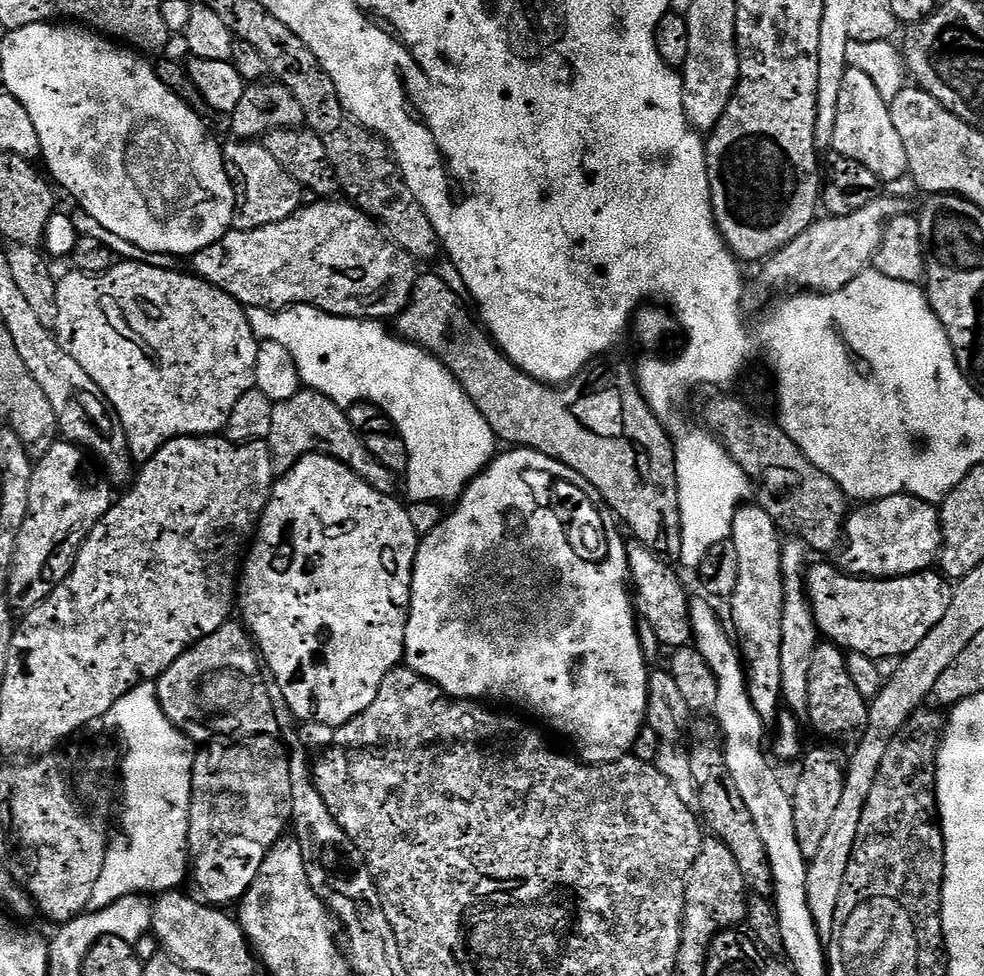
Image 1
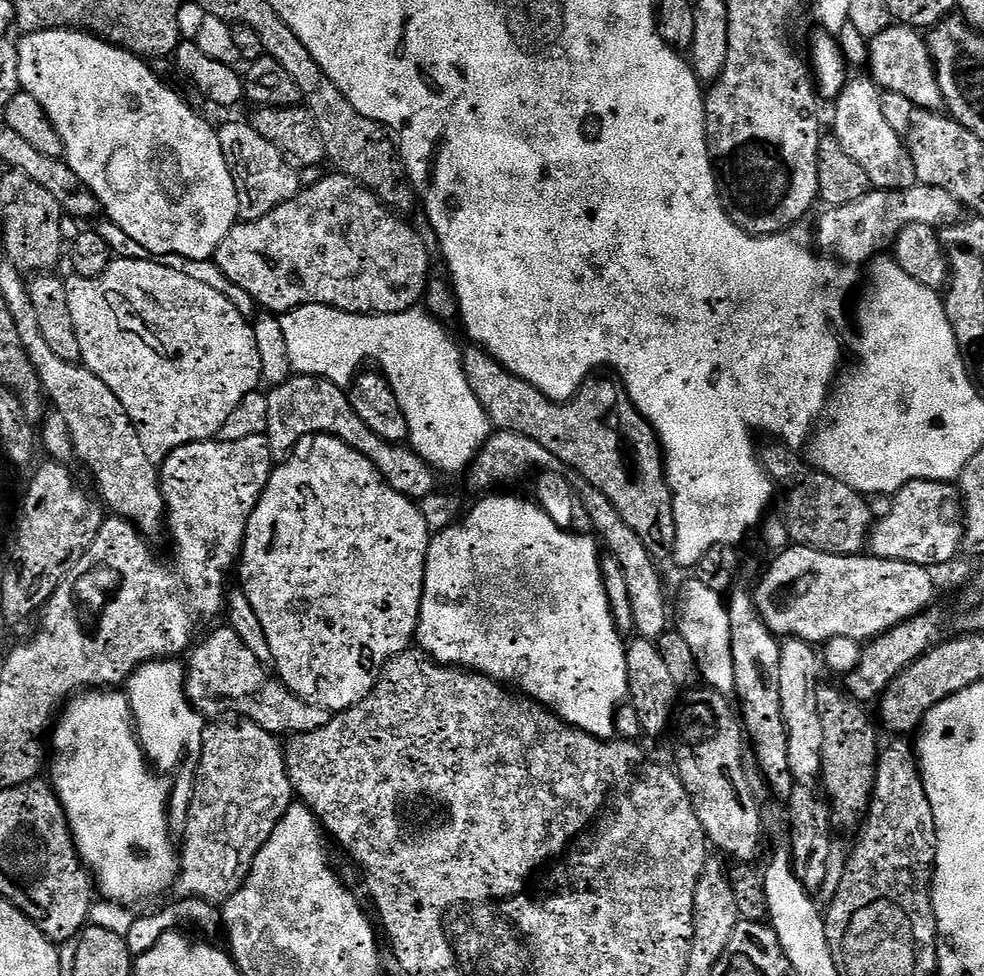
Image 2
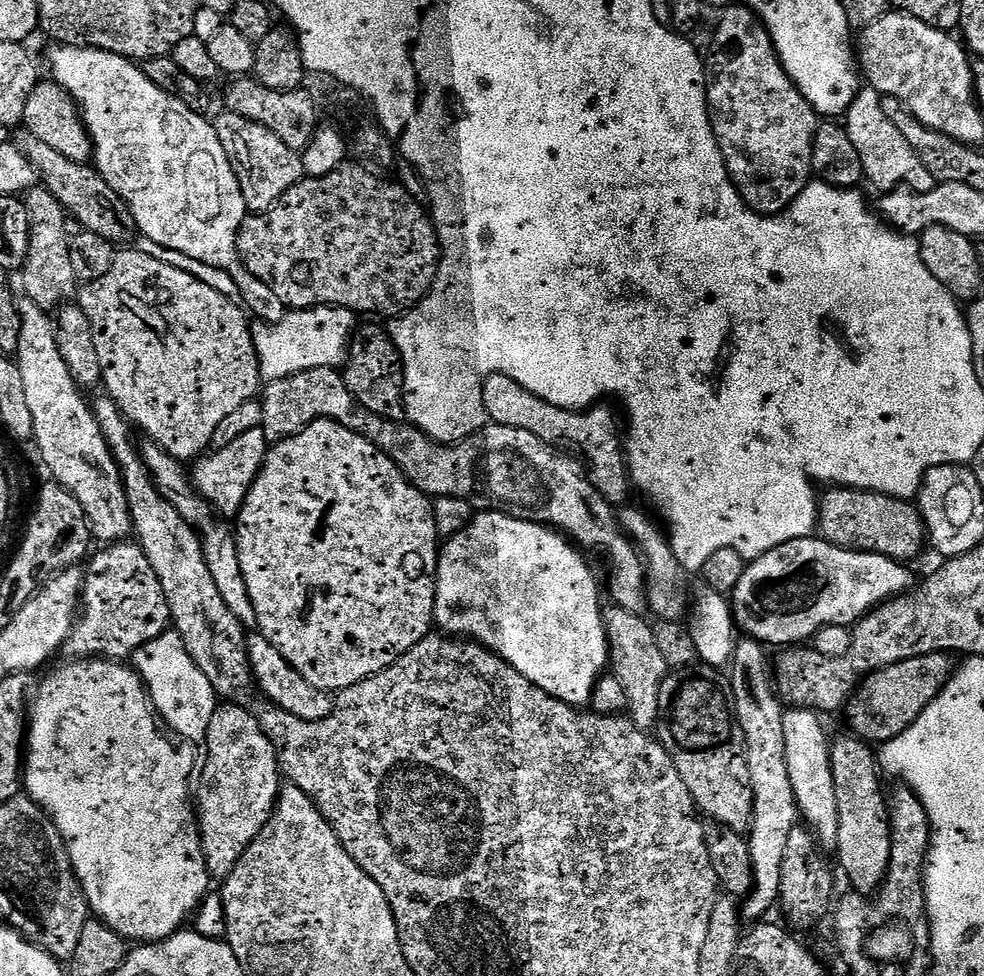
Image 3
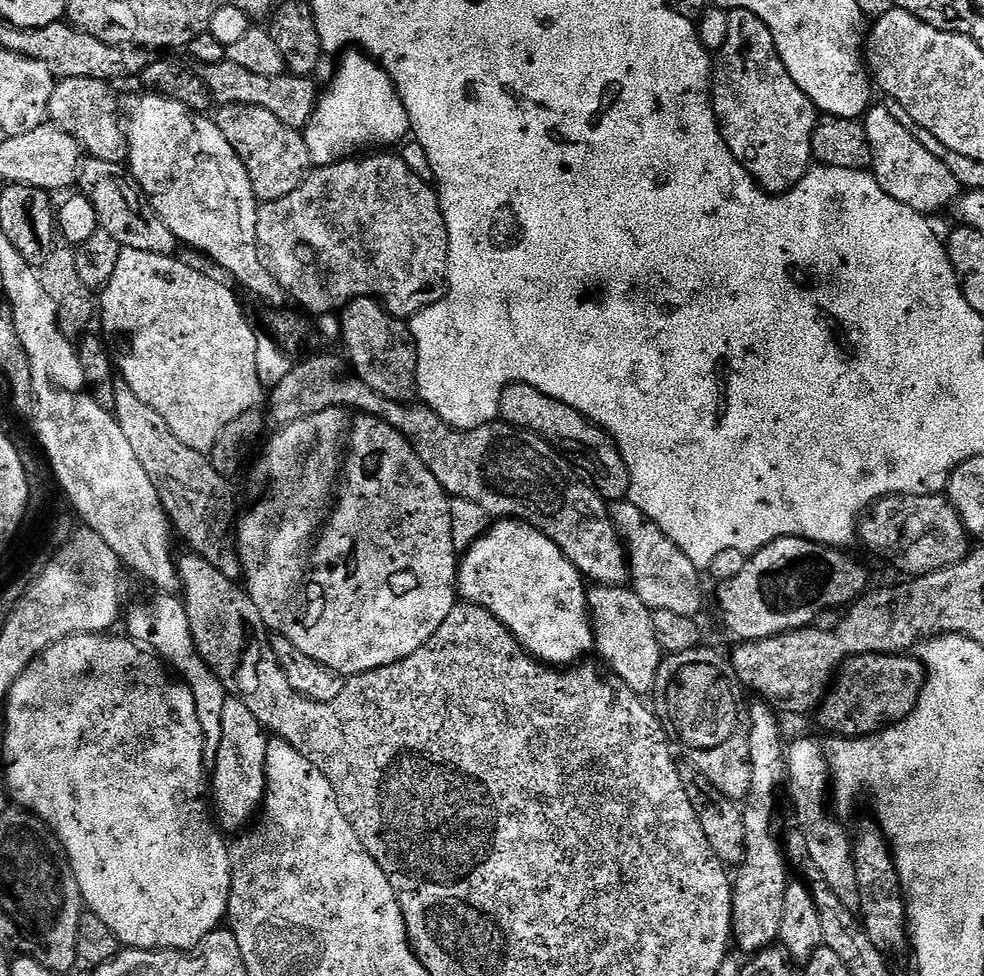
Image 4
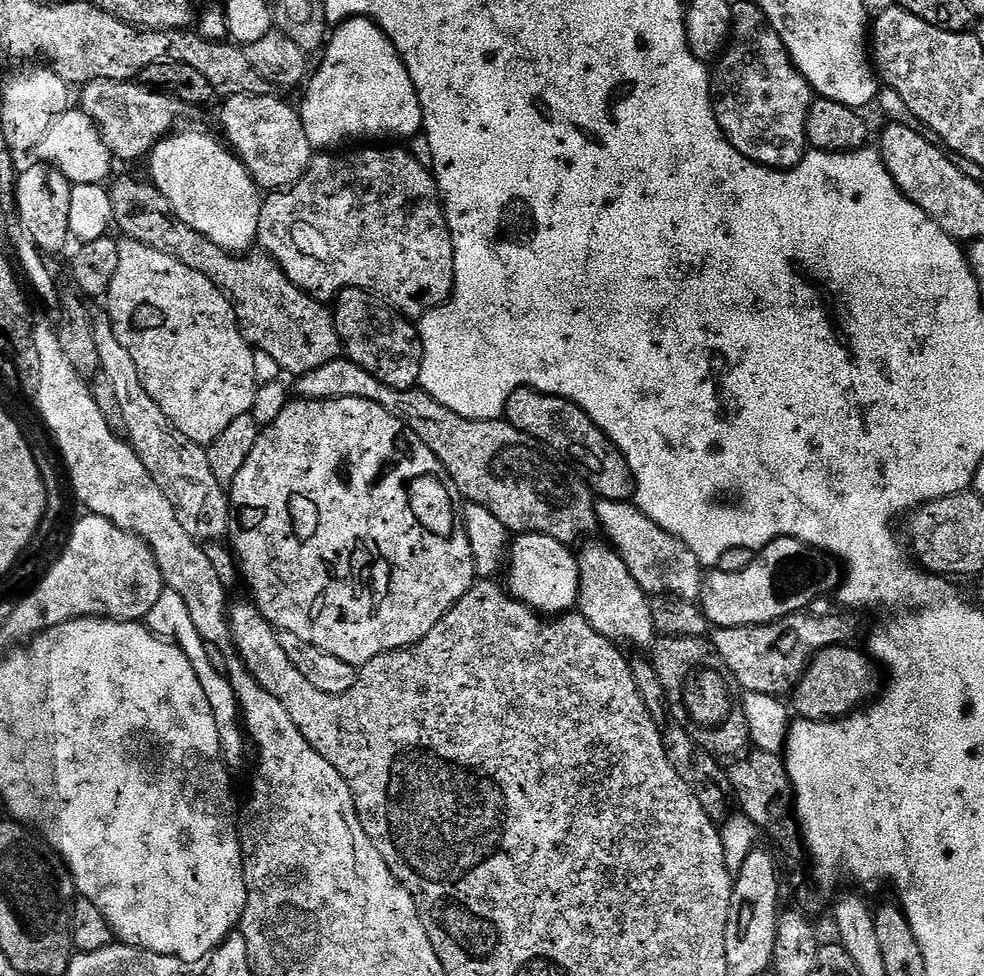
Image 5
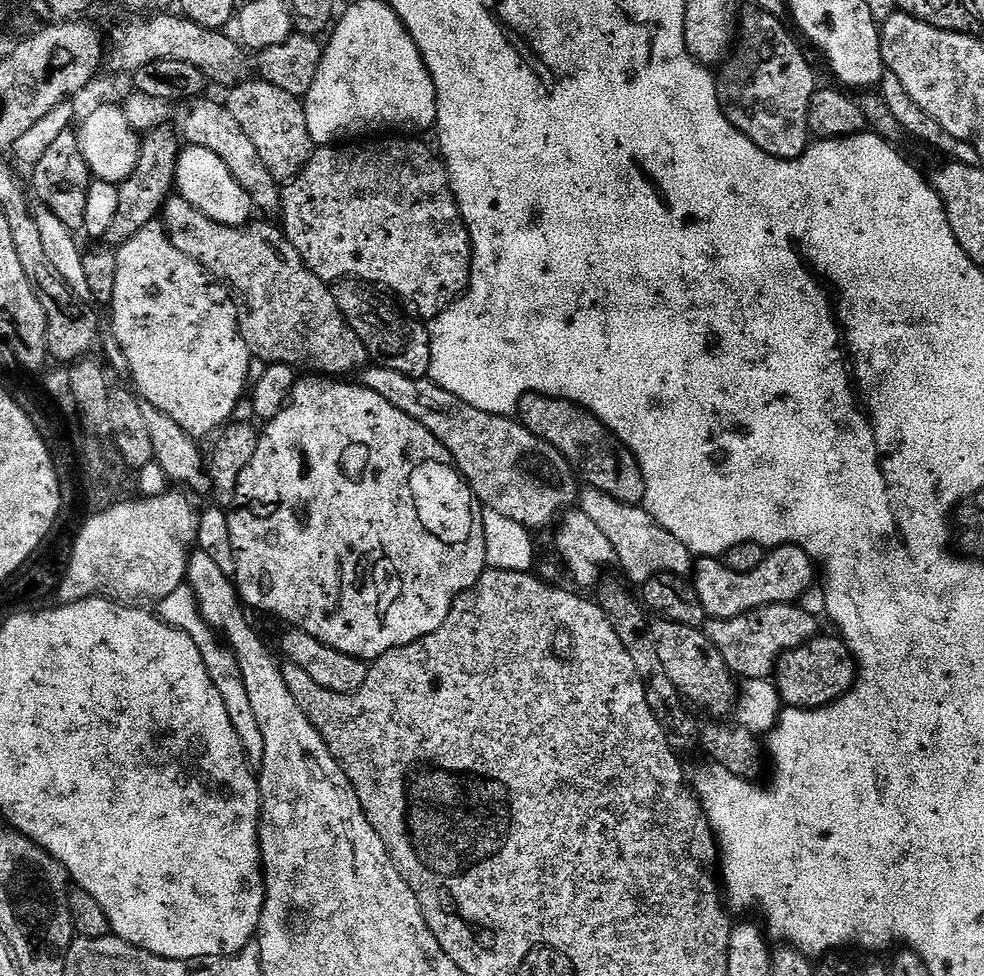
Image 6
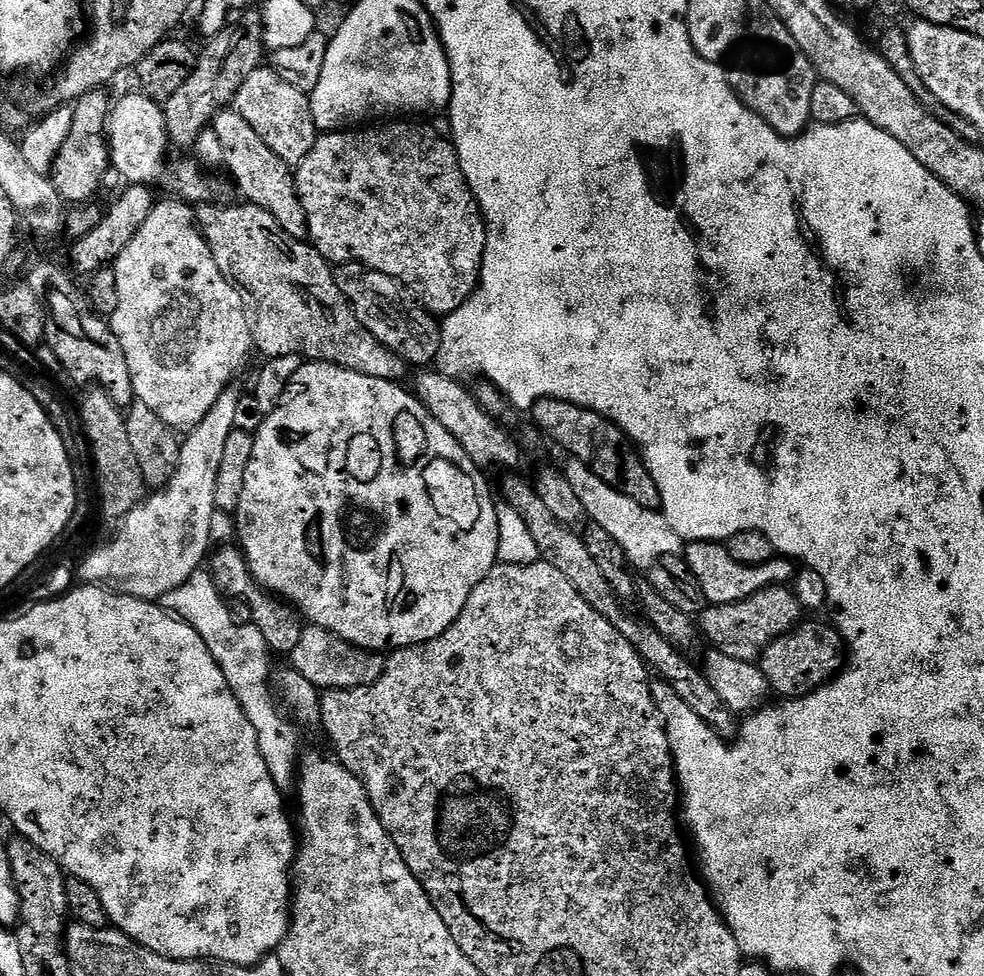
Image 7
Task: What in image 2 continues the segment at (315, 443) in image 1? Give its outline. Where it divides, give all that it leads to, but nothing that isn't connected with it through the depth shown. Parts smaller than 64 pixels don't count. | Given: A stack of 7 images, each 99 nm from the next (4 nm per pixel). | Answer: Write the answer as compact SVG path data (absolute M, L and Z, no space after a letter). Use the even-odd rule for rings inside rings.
M293 374L286 382L275 385L267 397L270 402L270 422L266 435L273 457L287 457L304 436L336 436L346 442L346 446L358 450L358 454L370 458L385 482L398 494L419 502L437 491L438 476L428 463L421 460L411 447L391 444L370 431L366 422L354 414L354 406L350 406L348 393L341 385L321 376Z

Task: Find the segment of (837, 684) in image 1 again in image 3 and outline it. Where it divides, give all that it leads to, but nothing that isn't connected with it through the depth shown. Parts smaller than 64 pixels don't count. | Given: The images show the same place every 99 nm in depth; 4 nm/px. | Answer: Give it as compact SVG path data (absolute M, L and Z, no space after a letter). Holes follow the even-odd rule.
M843 734L831 741L830 766L834 774L834 794L838 797L838 842L834 849L838 868L848 875L851 891L871 897L879 892L888 867L894 831L888 819L889 801L880 785L882 773L873 745L859 736Z

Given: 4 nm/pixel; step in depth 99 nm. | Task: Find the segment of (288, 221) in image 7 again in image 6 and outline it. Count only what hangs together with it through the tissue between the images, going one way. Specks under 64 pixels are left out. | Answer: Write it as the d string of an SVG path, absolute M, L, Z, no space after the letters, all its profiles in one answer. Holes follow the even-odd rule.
M196 98L187 105L188 113L180 120L179 135L182 137L185 145L194 148L205 148L214 150L222 162L226 162L226 170L234 174L238 186L250 194L253 205L264 212L279 213L282 208L282 188L276 179L266 170L266 166L258 158L254 150L254 142L246 135L246 130L238 126L234 119L234 114L230 114L227 103L209 98Z

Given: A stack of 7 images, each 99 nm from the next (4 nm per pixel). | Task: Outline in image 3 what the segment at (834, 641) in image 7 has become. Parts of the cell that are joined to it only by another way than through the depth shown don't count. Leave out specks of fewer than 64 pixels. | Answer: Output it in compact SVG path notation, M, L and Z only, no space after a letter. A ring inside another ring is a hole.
M931 652L906 662L898 662L894 666L886 666L877 672L869 672L847 702L847 731L873 746L898 738L898 734L902 734L902 730L916 721L918 714L922 714L922 710L926 710L926 706L938 698L948 683L954 671L954 664L948 660L951 659L947 652Z

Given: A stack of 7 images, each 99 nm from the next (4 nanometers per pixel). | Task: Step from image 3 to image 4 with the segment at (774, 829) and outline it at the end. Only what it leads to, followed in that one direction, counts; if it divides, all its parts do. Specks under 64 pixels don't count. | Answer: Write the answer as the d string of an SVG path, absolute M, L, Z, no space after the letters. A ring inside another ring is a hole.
M756 702L753 708L747 709L746 715L748 717L748 733L750 734L750 763L752 763L752 773L750 774L750 790L746 799L743 801L742 807L744 809L744 821L746 822L746 846L744 847L744 860L738 865L734 872L734 879L732 882L732 940L741 948L742 951L748 952L747 954L755 954L762 952L766 948L771 948L780 939L780 927L782 926L782 898L786 894L786 886L790 882L790 876L788 876L788 868L790 872L790 864L784 854L781 841L776 841L776 832L772 829L772 823L775 822L776 816L772 813L772 799L776 796L776 791L781 791L782 785L786 780L786 739L780 733L780 720L781 717L770 707L770 705L763 702Z

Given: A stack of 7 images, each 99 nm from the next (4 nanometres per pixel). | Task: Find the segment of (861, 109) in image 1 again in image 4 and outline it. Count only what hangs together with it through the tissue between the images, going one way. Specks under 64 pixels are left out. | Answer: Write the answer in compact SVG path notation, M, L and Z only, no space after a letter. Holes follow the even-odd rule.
M873 106L864 113L862 123L870 142L870 171L890 198L925 214L955 205L962 192L958 178L954 178L948 167L914 138L911 127L904 120L895 120L882 106Z

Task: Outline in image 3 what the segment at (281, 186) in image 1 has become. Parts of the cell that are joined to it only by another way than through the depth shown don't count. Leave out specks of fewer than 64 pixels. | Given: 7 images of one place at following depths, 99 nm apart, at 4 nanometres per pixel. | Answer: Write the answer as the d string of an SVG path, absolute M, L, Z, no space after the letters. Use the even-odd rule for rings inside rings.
M225 111L214 122L218 142L226 150L238 182L242 186L242 198L246 198L249 213L267 212L284 197L298 181L305 179L304 167L300 161L301 153L290 150L274 130L252 122L250 118L242 118L238 114Z

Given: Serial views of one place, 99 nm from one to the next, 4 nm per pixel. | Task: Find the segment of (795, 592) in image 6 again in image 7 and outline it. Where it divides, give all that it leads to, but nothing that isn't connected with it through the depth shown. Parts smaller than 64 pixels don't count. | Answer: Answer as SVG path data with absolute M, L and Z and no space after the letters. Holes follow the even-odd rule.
M720 542L689 543L682 555L694 578L698 578L708 604L742 602L742 598L750 598L750 594L758 594L763 588L791 585L798 572L797 565L788 558L774 558L762 566L742 566L730 558L727 547Z

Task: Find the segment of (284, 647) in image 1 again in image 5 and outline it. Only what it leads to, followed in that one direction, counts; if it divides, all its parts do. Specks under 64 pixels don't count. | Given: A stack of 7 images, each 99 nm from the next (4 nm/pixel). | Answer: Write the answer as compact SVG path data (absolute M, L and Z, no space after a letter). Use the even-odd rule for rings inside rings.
M353 396L337 400L296 398L285 406L271 425L261 431L258 442L254 442L254 450L250 450L250 458L246 458L242 470L238 470L238 478L234 478L230 489L230 541L240 559L240 572L252 591L251 599L256 609L280 632L294 634L302 638L302 642L310 642L310 646L357 666L369 664L387 652L413 647L426 638L426 634L434 630L436 623L478 580L468 531L464 529L458 508L456 512L456 504L452 501L453 489L442 479L438 458L419 442L413 443L413 448L404 452L400 443L404 440L405 432L405 425L399 416L390 415L382 406L369 400Z

